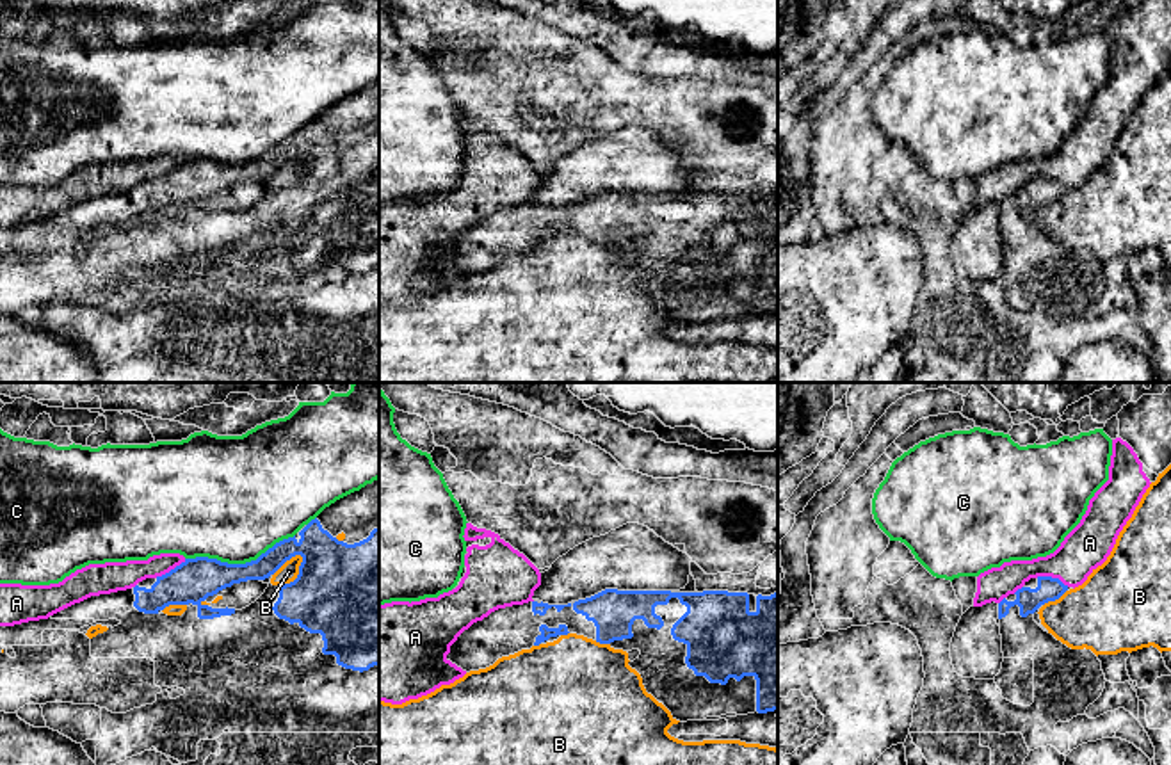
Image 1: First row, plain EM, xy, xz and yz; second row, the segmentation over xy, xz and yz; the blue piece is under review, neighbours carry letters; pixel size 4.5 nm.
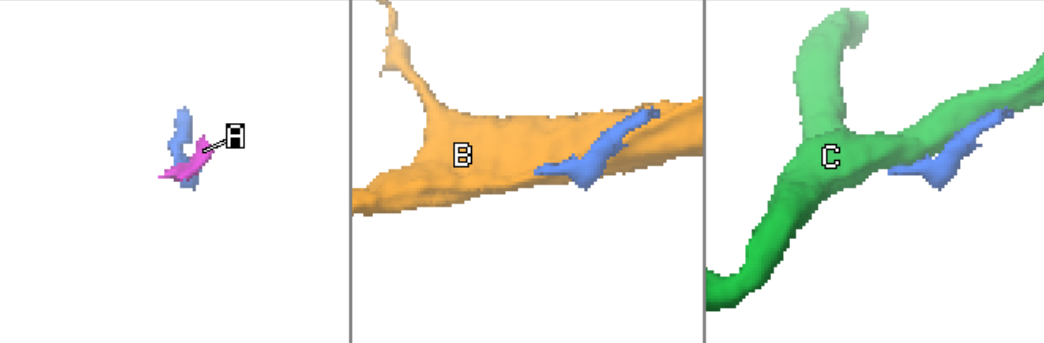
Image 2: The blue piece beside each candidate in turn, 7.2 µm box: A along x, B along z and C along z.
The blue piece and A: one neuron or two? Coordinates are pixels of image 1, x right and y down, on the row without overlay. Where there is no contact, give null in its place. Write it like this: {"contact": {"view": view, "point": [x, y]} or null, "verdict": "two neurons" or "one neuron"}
{"contact": {"view": "xy", "point": [171, 171]}, "verdict": "two neurons"}

